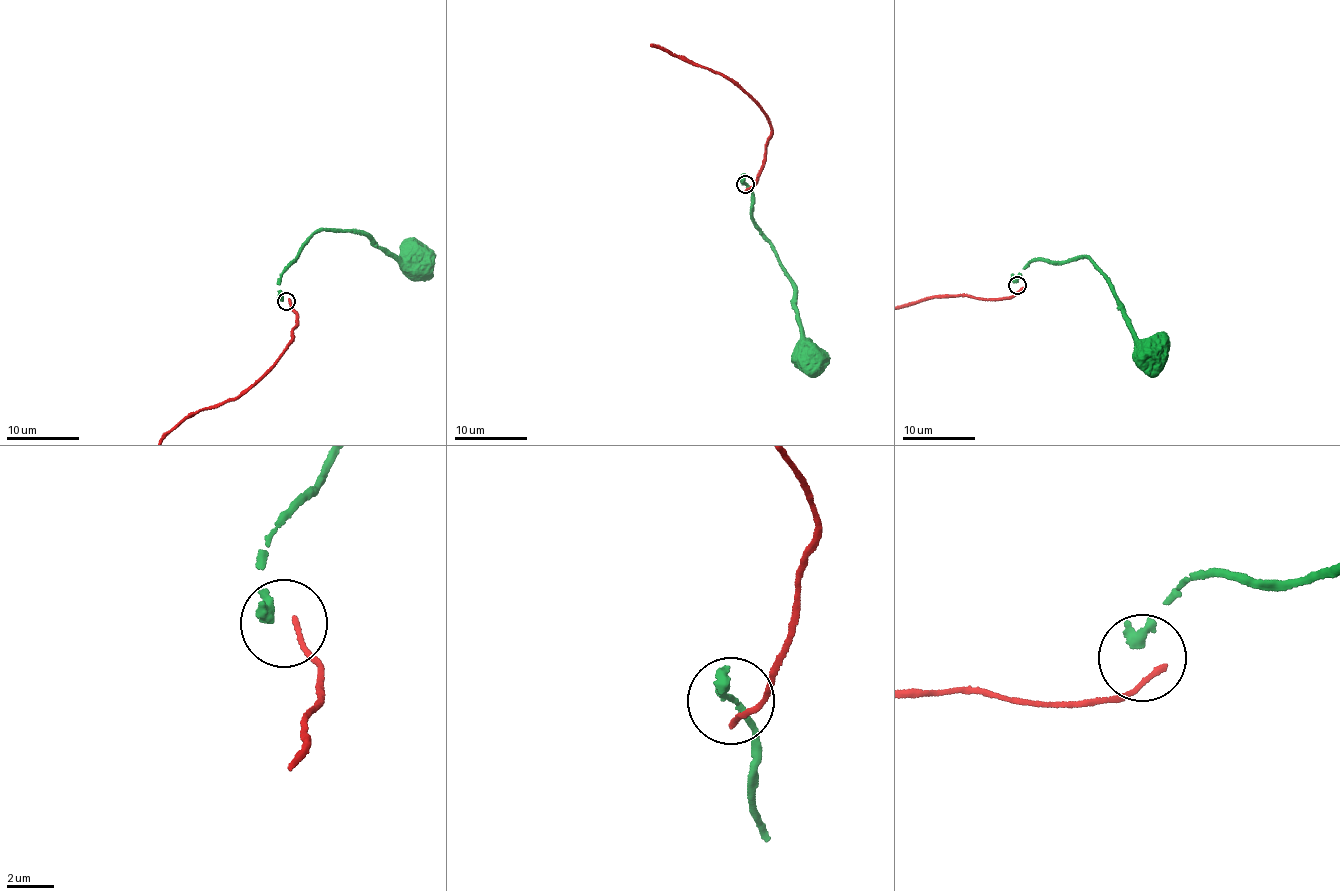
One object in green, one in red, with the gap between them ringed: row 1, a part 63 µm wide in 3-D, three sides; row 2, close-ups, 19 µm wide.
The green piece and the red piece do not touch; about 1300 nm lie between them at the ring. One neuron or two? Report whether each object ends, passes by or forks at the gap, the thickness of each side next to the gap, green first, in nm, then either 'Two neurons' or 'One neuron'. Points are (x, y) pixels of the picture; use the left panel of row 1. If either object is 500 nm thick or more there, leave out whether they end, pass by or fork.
Thickness 550 nm (green) against 280 nm. Two neurons

